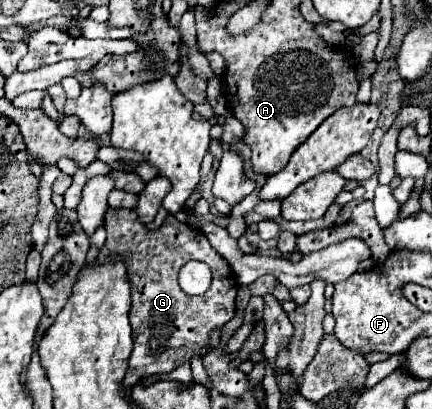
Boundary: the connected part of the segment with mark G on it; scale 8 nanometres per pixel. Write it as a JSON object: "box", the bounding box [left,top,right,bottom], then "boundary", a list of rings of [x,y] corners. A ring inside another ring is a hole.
{"box":[97,209,237,389],"boundary":[[[107,209],[105,231],[107,241],[99,251],[97,263],[105,263],[111,257],[123,259],[131,283],[131,327],[135,349],[123,379],[123,387],[129,389],[149,375],[171,373],[183,361],[191,359],[193,353],[201,353],[203,347],[209,349],[209,331],[225,325],[235,315],[237,281],[233,281],[227,261],[213,251],[207,237],[199,229],[179,223],[173,215],[167,215],[159,229],[147,229],[139,223],[133,209]],[[191,259],[207,263],[213,271],[213,283],[201,297],[183,293],[177,283],[179,269]]]}

